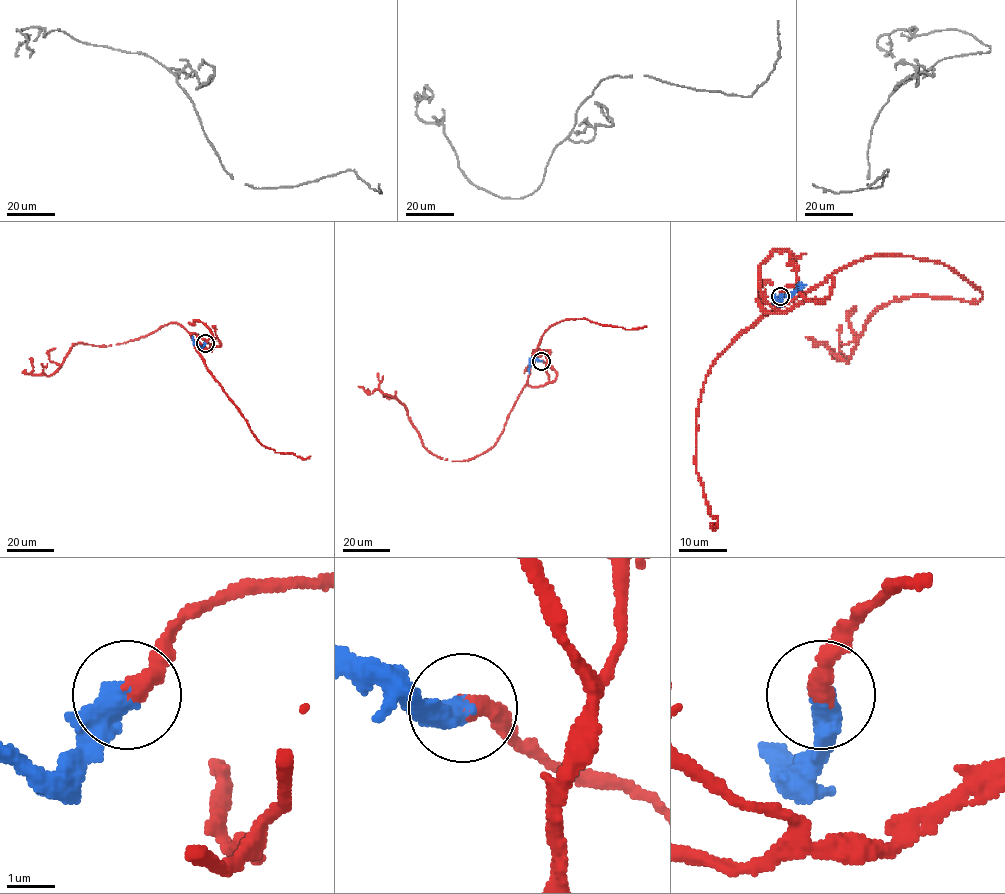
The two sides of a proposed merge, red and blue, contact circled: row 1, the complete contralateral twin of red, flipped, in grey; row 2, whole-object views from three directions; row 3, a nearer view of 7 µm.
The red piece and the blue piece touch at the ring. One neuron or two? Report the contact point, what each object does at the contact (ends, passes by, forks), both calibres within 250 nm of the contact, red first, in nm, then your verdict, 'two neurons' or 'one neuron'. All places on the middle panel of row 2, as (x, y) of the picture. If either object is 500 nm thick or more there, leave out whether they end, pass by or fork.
place (541, 361); calibres 420 and 550 nm; one neuron

